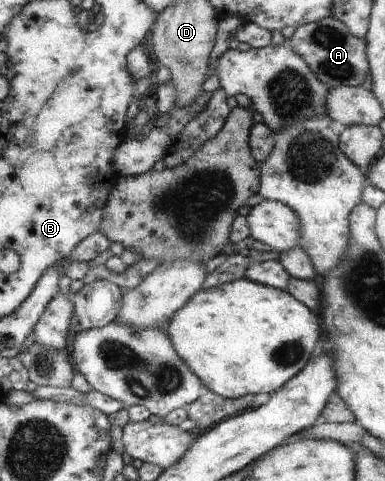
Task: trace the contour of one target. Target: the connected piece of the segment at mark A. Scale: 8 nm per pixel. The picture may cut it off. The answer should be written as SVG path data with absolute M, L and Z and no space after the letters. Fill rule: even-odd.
M331 17L297 26L287 43L328 88L361 87L365 74L369 73L365 41L353 37L343 23Z

